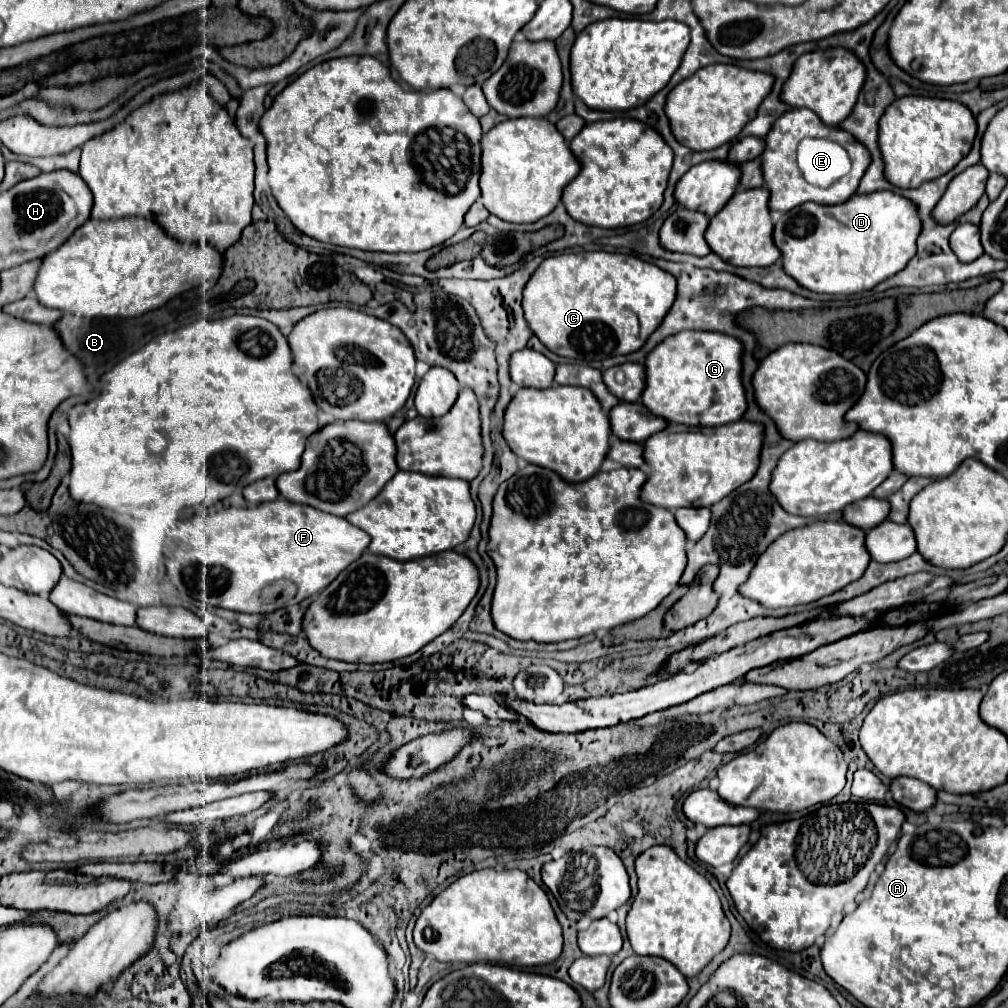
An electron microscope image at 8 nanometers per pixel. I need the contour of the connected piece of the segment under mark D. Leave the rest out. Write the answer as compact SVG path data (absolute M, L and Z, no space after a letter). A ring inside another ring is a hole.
M873 191L859 195L855 193L849 201L841 205L819 205L803 203L779 217L775 223L775 245L783 253L785 271L797 279L799 285L815 293L849 295L873 289L881 281L899 273L917 253L917 237L923 229L921 217L913 201L893 193L893 191Z

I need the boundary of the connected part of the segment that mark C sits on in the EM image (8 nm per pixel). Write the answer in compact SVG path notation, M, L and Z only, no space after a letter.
M587 251L547 257L523 291L525 319L545 347L561 357L601 361L645 345L677 295L677 279L633 255Z

